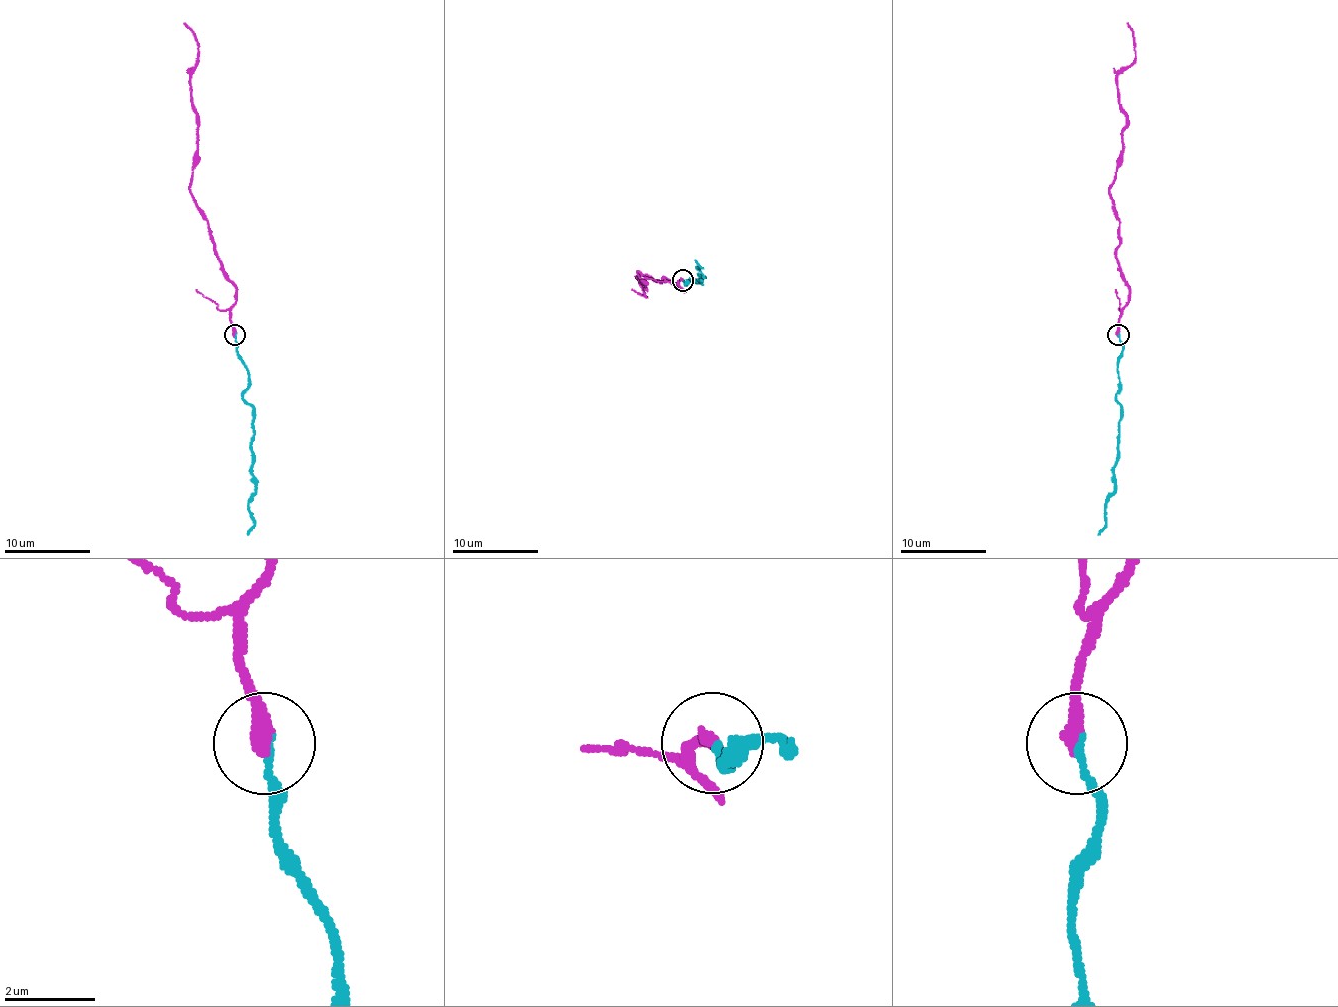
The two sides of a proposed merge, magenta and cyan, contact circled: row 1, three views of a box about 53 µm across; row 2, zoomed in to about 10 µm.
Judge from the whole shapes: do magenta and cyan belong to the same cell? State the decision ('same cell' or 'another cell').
same cell

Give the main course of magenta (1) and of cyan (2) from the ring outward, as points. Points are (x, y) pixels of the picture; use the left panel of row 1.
1: (234, 335), (236, 285), (191, 193), (197, 148), (191, 77), (197, 38), (182, 23)
2: (236, 335), (238, 356), (249, 376), (243, 400), (253, 421), (255, 492), (249, 505), (253, 526), (247, 535)

